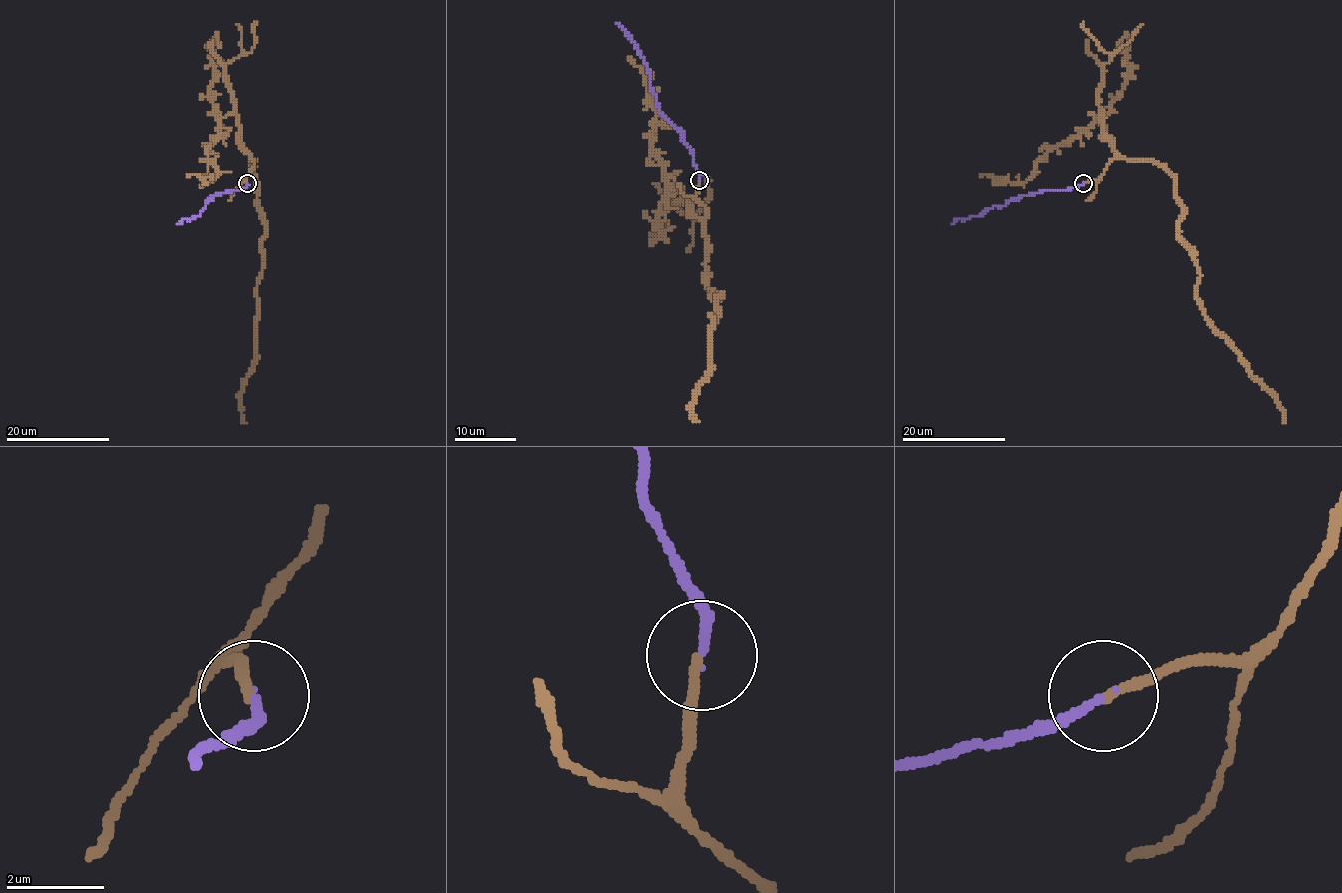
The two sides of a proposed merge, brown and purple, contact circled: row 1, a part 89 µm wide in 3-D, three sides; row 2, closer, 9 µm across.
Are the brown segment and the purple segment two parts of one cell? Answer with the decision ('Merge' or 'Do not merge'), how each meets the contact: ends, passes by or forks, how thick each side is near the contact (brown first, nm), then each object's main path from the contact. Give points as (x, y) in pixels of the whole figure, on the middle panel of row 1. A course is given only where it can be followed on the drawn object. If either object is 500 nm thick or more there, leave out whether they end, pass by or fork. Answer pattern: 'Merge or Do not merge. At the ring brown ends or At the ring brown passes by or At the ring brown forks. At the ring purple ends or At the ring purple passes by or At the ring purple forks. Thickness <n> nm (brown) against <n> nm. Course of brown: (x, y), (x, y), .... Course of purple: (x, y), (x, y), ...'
Merge. At the ring brown ends. At the ring purple ends. Thickness 190 nm (brown) against 190 nm. Course of brown: (698, 180), (706, 285), (721, 295), (711, 370), (692, 410), (698, 421). Course of purple: (700, 180), (692, 150), (660, 110), (650, 85), (649, 68), (641, 53), (616, 22)

